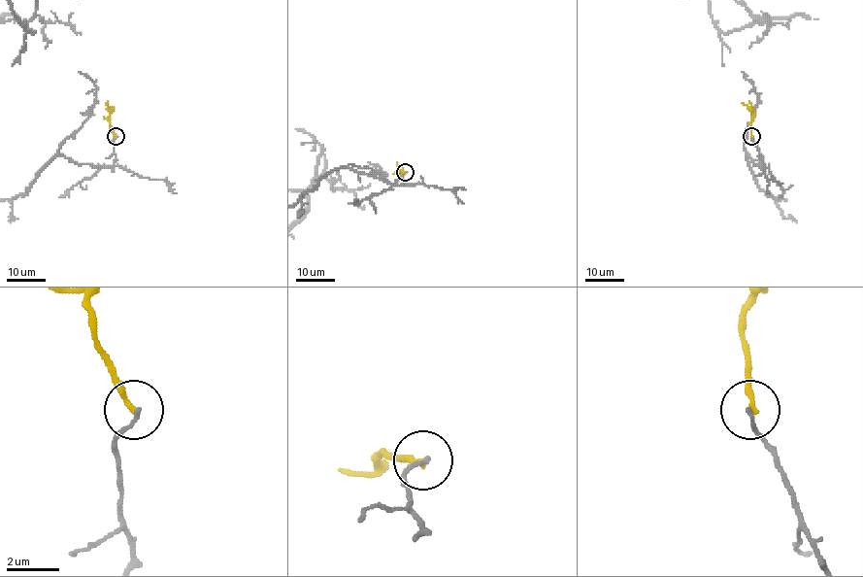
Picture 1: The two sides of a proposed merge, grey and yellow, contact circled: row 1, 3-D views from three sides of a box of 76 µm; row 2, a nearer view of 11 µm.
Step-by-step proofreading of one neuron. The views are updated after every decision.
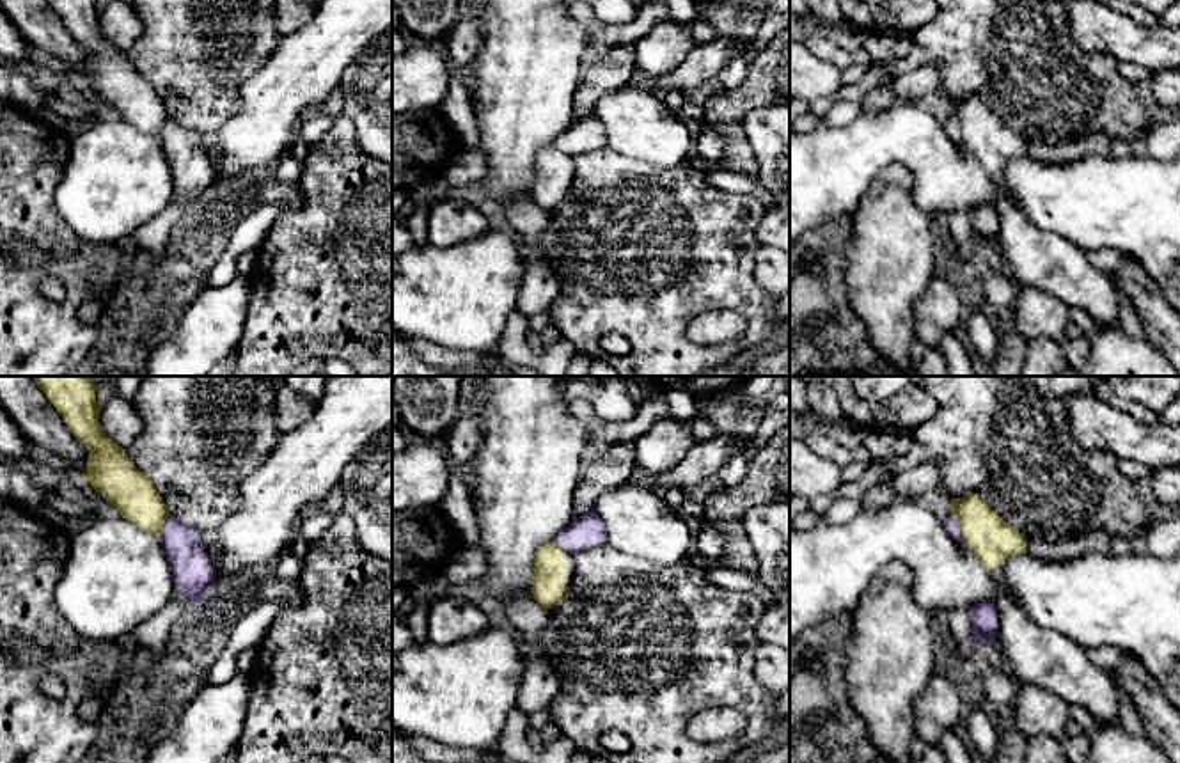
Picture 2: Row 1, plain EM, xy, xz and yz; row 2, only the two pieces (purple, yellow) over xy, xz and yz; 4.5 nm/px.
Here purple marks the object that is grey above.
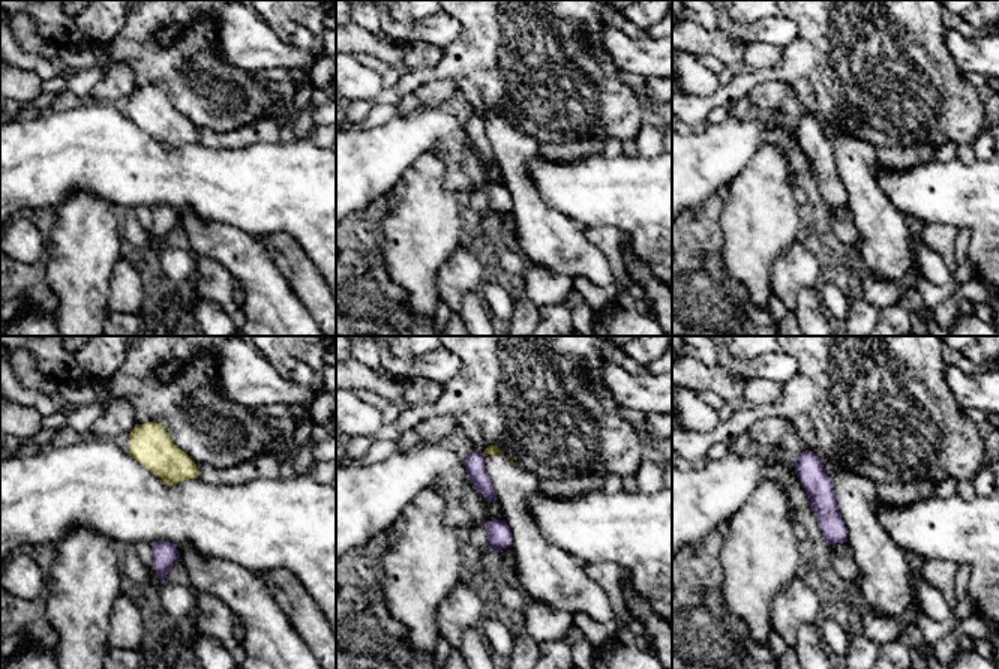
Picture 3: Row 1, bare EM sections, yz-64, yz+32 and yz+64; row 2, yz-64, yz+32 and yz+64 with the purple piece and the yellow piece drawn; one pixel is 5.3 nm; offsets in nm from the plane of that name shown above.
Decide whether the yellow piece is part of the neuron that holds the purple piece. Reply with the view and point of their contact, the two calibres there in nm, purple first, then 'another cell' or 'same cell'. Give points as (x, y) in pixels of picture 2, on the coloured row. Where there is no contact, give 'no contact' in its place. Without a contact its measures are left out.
contact yz (959, 529); calibres 70 and 200 nm; another cell

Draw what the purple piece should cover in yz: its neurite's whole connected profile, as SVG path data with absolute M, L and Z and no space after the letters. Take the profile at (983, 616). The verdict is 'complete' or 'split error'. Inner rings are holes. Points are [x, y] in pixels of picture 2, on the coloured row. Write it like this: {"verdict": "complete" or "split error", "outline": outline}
{"verdict": "complete", "outline": "M976 603L969 609L969 619L979 644L985 644L997 635L997 607L995 603Z"}

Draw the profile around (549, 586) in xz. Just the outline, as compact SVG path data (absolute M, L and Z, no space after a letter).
M555 543L543 545L534 557L532 598L547 610L555 607L575 577L573 555Z

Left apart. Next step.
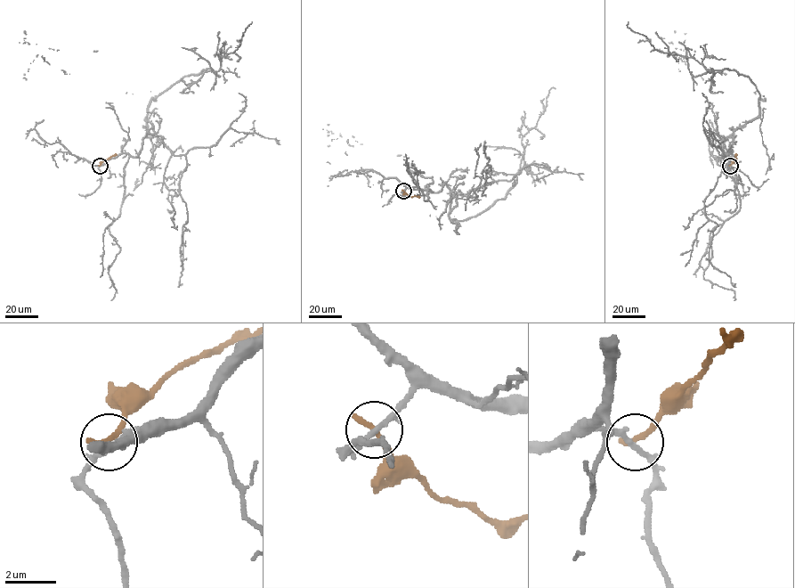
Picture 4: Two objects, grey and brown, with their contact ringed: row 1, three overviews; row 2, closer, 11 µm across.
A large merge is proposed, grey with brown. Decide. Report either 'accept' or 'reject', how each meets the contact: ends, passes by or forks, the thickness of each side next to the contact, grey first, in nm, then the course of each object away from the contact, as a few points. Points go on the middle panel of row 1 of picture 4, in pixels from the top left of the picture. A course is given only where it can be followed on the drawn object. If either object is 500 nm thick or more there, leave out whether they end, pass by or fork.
reject; grey passes by; brown ends; calibres 200 and 280 nm; course grey (403, 191), (439, 191), (446, 183), (450, 220), (484, 212), (516, 182), (523, 163), (522, 138), (555, 88); course brown (403, 191), (408, 195), (420, 197)

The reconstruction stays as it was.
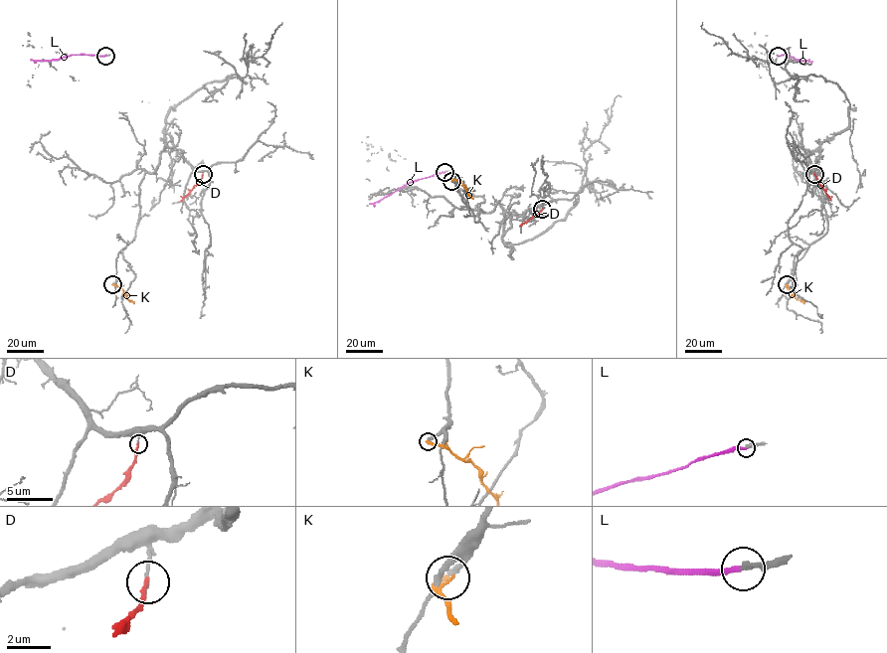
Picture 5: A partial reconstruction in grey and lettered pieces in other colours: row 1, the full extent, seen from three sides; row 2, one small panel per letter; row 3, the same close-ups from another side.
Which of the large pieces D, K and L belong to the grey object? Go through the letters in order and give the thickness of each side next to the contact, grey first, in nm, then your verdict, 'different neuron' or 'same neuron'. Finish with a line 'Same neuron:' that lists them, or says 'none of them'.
D: 130 nm thick on the grey side, 170 nm on the other; different neuron
K: 240 nm thick on the grey side, 200 nm on the other; different neuron
L: 280 nm thick on the grey side, 240 nm on the other; different neuron
Same neuron: none of them

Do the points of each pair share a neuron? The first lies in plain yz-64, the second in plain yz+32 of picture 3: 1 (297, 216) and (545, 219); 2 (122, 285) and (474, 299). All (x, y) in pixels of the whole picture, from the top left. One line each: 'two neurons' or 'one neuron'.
1: two neurons
2: two neurons

